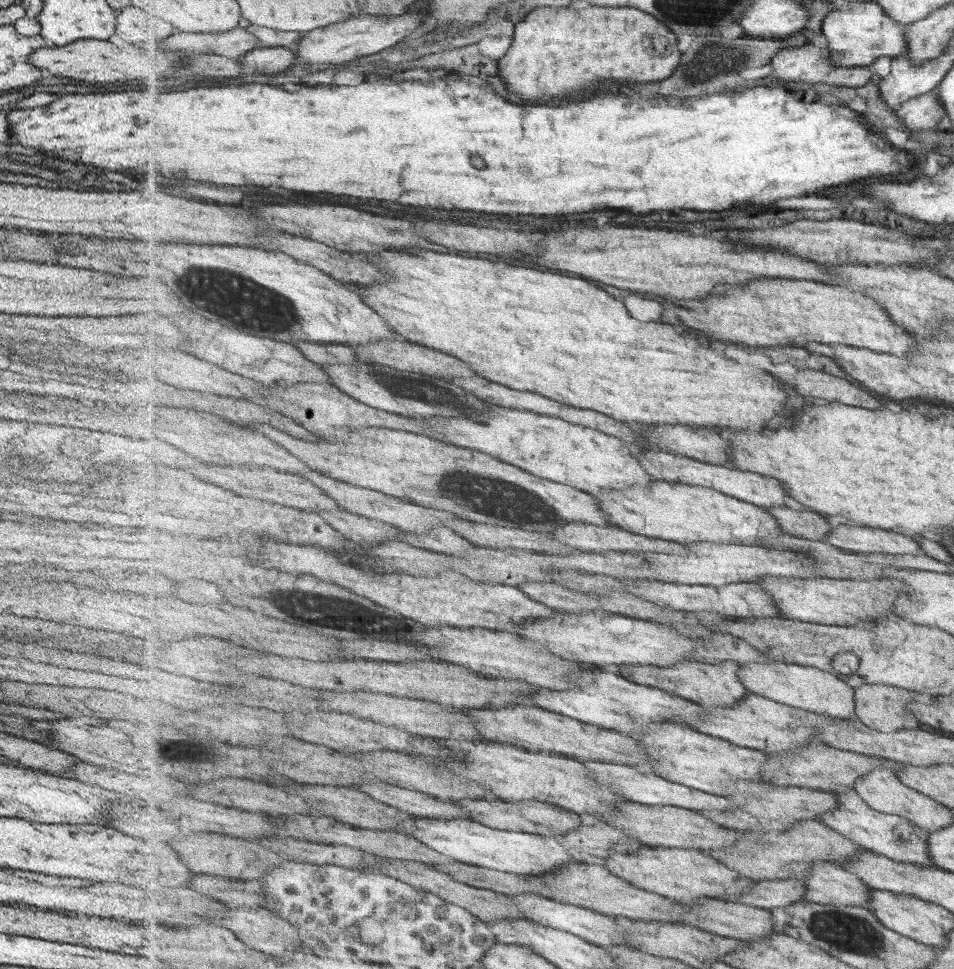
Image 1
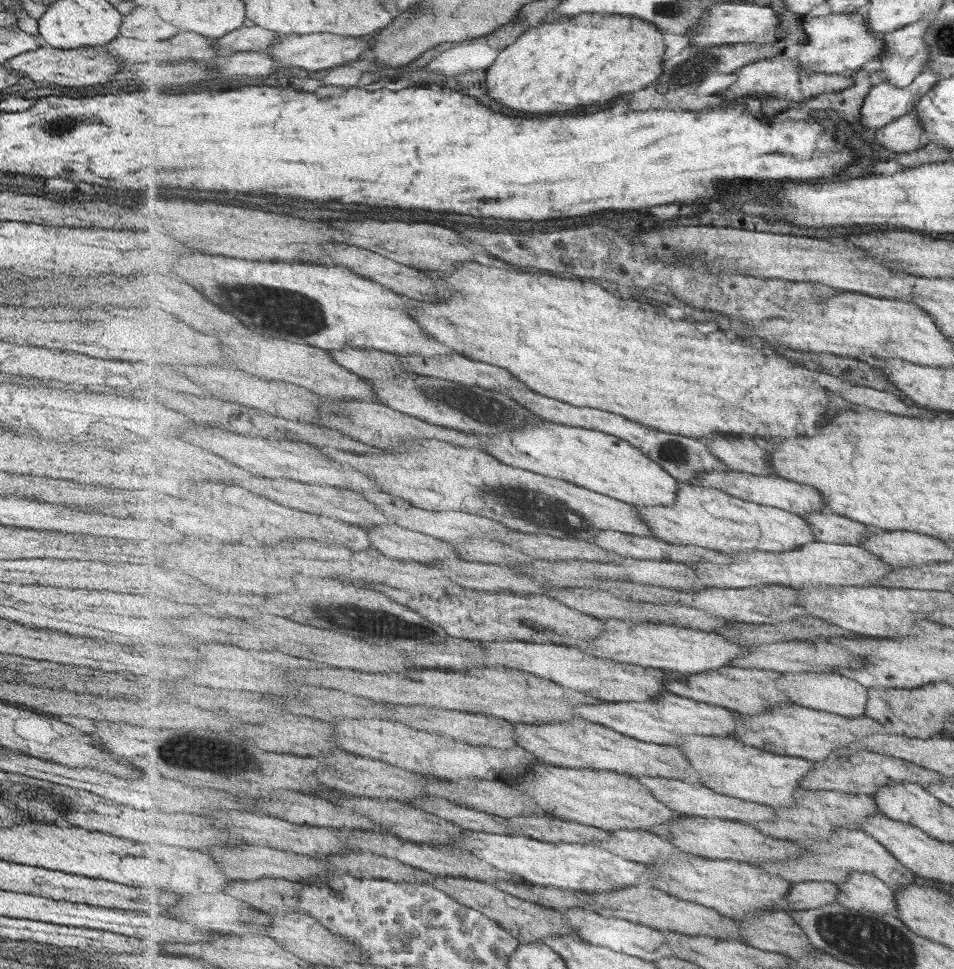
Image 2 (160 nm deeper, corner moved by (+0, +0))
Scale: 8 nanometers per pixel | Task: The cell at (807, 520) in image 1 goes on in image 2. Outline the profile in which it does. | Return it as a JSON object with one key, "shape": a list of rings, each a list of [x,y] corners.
{"shape":[[[830,511],[812,513],[804,517],[813,526],[817,542],[859,545],[861,538],[875,533],[875,529],[868,525],[850,520],[845,516],[835,515]]]}

